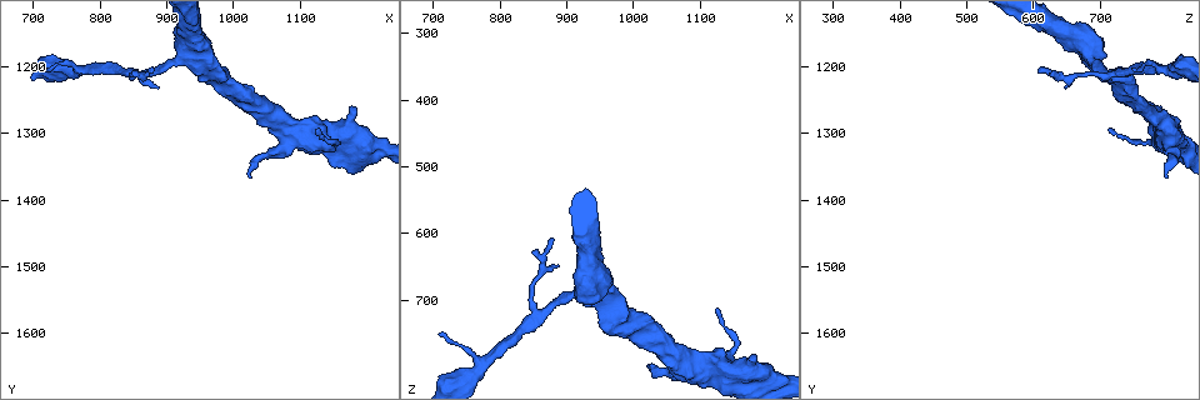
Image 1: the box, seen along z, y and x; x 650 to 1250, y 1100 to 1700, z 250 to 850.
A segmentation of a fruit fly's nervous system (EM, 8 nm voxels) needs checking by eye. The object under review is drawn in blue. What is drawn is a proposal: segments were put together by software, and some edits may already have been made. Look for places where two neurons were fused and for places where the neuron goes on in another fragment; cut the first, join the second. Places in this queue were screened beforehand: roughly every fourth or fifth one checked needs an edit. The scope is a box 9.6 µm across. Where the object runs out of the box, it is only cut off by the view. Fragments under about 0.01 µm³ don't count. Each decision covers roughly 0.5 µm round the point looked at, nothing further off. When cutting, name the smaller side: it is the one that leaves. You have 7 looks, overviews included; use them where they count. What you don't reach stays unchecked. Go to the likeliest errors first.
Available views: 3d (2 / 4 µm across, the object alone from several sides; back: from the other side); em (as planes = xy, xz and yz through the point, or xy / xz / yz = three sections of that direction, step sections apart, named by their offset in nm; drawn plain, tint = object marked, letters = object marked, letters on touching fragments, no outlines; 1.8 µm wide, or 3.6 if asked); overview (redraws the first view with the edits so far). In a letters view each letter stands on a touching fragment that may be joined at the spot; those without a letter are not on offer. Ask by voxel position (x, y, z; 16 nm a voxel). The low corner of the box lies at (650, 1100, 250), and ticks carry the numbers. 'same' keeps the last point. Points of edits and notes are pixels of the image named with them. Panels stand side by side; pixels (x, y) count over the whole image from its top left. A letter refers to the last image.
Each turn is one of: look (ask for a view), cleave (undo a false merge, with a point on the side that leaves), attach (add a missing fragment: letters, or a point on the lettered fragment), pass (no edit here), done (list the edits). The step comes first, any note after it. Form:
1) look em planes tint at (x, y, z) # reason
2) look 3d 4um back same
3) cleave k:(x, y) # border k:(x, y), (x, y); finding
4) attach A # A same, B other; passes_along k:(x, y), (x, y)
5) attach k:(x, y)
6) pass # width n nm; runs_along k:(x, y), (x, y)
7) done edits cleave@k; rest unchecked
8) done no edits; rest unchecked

look 3d 2um at (1000, 1235, 735)

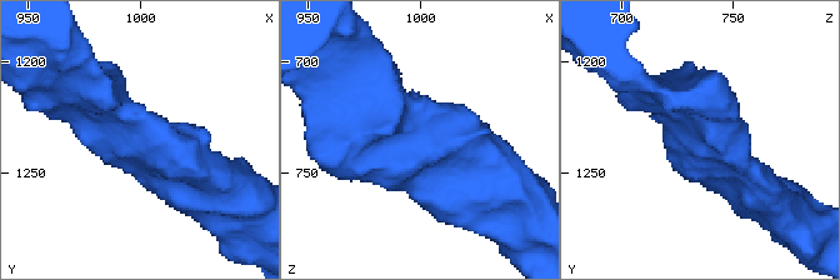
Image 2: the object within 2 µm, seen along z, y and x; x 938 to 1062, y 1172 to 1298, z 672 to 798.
look em planes letters at (998, 1234, 737) # need the tissue

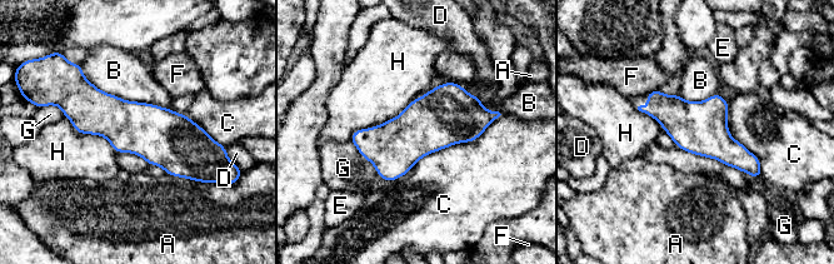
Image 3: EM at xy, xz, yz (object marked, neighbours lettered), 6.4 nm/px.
pass # A other, B other, C other, D other, E other, F other, G other, H other; border 3:(416, 96), (349, 140); one neuron here

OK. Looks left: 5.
look em yz step 16 tint at (780, 1205, 795) # thick turns thin

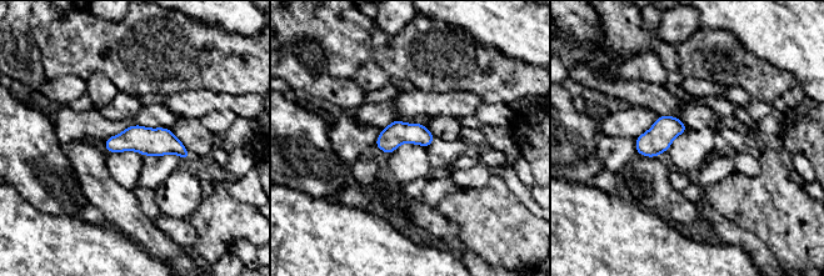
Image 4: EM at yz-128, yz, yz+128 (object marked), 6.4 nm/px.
look em yz step 16 letters same

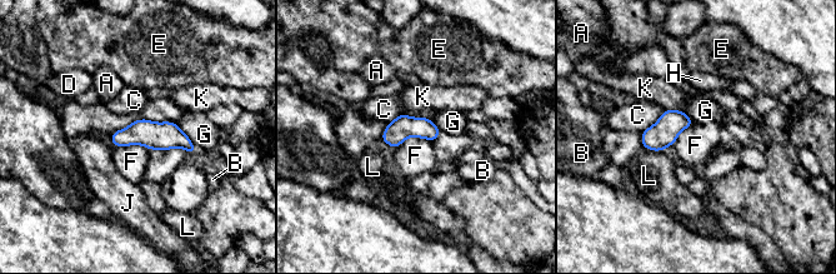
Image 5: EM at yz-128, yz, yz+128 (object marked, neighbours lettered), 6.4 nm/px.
pass # A other, B other, C other, D other, E other, F other, G other, H other, J other, K other, L other; runs_along 5:(114, 136), (173, 136), (191, 150); continuous, no second neuron

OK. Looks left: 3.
look em planes letters at (1025, 1370, 805) # branch stops here

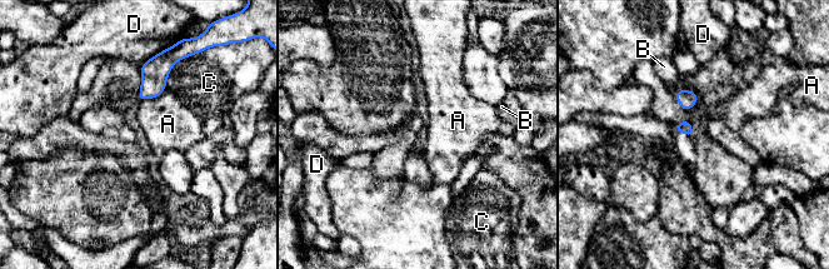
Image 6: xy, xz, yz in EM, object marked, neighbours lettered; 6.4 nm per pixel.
pass # longest_contact A 200 nm; A other, B other, C other, D other; no lettered fragment goes on from it

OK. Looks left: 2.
done no edits; rest unchecked

